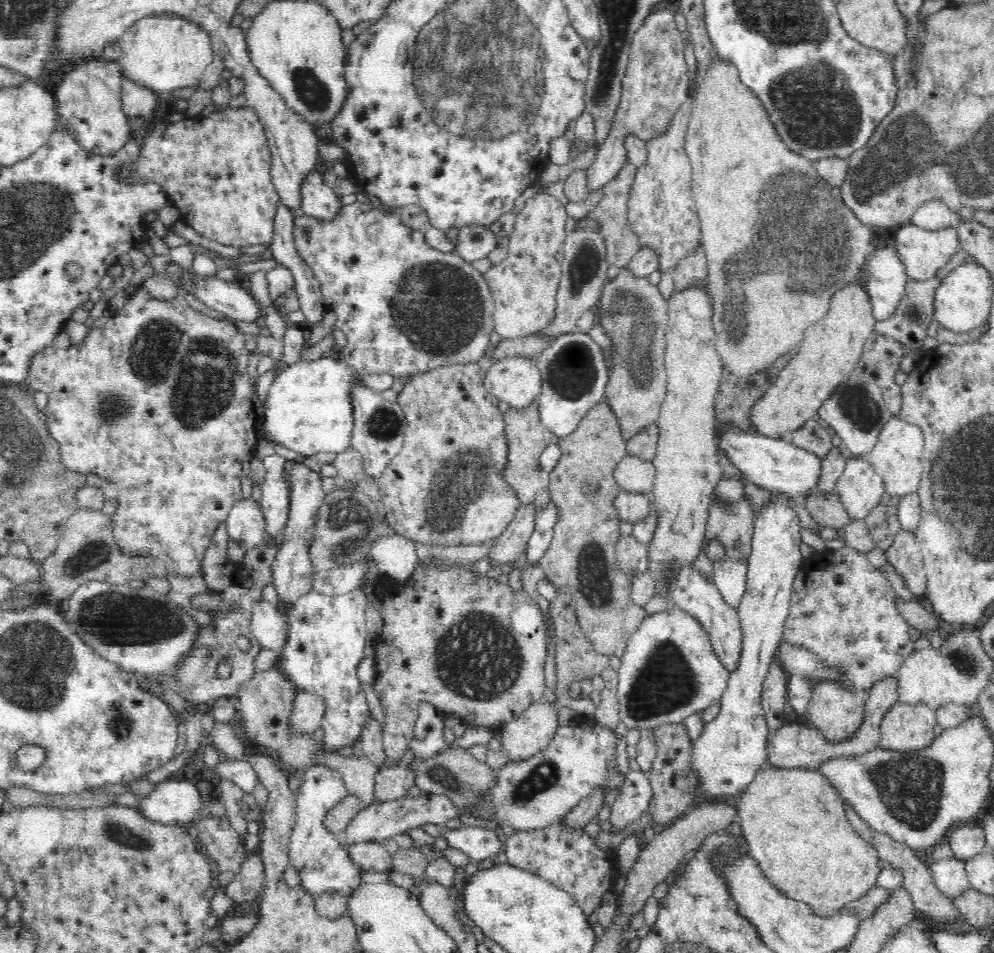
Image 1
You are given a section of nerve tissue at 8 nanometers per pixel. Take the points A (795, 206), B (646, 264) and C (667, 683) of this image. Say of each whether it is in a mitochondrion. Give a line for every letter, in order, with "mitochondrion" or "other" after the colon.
A: mitochondrion
B: other
C: mitochondrion

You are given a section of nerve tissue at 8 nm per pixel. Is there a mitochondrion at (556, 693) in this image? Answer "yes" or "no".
no

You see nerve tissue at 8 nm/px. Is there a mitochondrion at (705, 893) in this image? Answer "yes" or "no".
no

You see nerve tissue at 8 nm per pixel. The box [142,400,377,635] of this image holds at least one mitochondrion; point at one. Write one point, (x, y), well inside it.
(347, 518)

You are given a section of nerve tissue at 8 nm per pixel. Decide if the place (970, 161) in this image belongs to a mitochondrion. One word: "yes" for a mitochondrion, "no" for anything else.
yes

